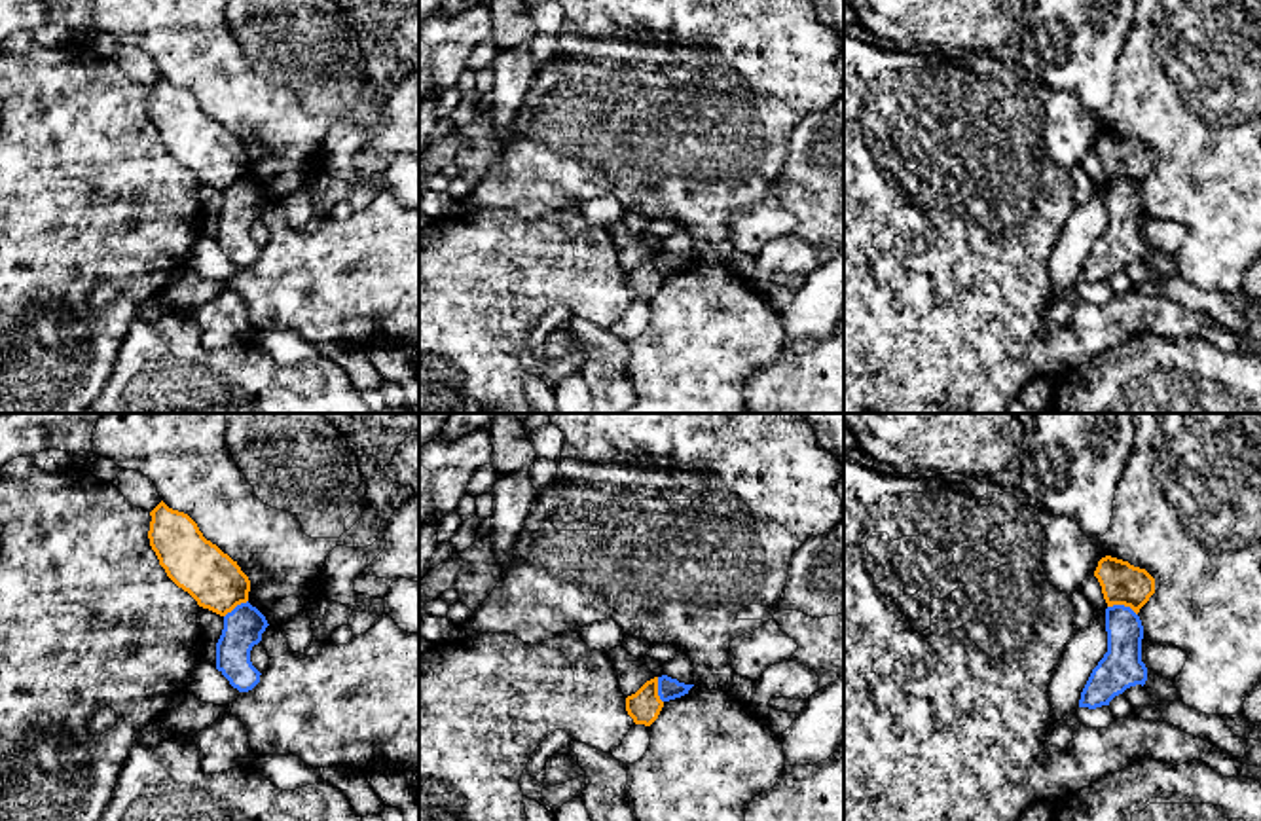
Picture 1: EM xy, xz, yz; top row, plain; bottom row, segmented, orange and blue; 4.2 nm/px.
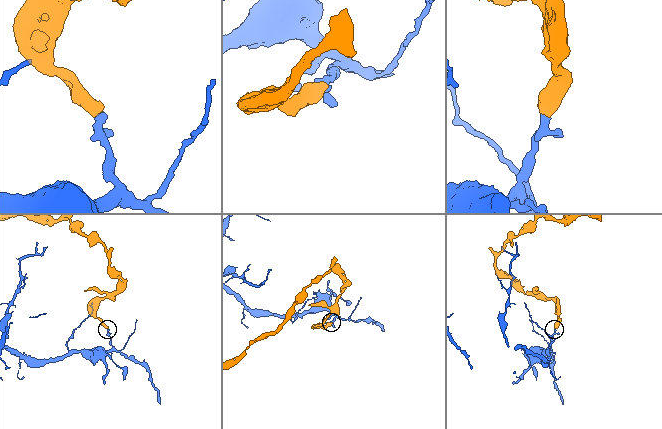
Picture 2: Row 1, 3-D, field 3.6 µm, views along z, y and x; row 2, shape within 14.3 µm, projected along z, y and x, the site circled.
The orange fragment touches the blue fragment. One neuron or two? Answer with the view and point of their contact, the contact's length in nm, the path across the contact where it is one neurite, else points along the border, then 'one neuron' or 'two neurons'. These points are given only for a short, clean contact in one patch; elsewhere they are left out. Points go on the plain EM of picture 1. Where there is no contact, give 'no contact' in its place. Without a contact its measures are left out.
contact yz (1123, 179); length 130 nm; border yz (1108, 181), (1127, 181), (1136, 190); two neurons

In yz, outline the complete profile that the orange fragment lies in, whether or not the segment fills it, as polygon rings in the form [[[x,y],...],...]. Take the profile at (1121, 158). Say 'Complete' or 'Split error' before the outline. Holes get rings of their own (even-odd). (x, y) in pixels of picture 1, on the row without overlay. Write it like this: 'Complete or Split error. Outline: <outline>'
Complete. Outline: [[[1106,131],[1094,146],[1107,182],[1124,180],[1136,190],[1155,169],[1155,154],[1128,137]]]

